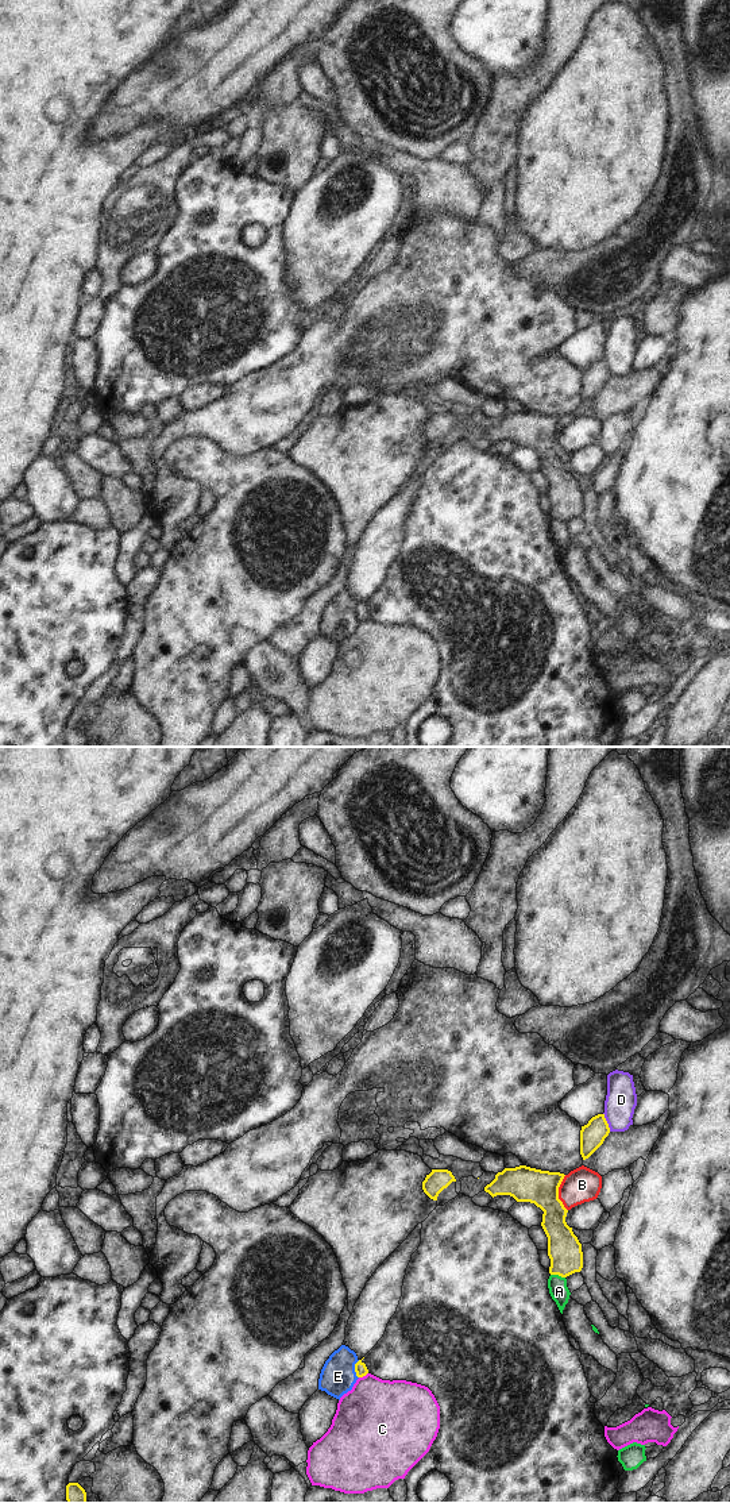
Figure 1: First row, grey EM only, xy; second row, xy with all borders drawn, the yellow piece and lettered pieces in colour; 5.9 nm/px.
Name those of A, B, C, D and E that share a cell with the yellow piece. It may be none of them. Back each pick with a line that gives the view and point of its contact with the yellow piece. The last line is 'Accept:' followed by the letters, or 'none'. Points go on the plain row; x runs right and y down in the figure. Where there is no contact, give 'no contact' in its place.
Accept: none

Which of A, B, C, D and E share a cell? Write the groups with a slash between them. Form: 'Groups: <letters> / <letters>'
Groups: A / B / C / D / E

